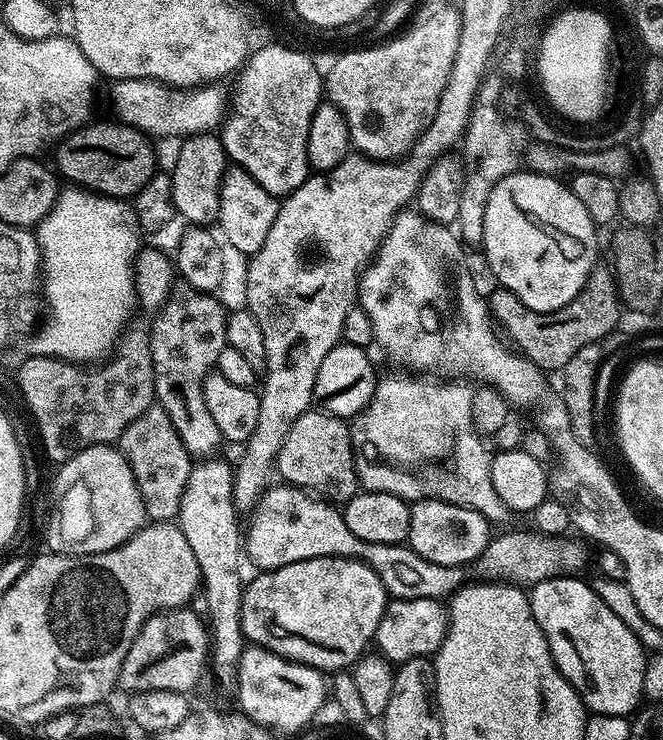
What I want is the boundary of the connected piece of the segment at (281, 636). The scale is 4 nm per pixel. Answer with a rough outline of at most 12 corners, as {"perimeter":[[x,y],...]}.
{"perimeter":[[361,560],[261,571],[249,645],[321,674],[351,669],[389,599]]}

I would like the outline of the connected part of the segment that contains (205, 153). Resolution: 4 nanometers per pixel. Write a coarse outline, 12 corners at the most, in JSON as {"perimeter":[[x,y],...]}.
{"perimeter":[[219,135],[183,137],[170,167],[174,206],[211,225],[226,167]]}

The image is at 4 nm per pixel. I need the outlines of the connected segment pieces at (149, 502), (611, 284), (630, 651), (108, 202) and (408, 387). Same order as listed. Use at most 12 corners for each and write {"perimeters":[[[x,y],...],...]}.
{"perimeters":[[[138,414],[118,441],[144,515],[172,522],[194,457],[170,414]],[[593,268],[576,297],[530,310],[499,286],[493,321],[545,373],[617,331],[616,273]],[[575,575],[532,613],[589,713],[642,704],[646,649]],[[68,186],[35,225],[33,356],[113,351],[138,304],[135,207]],[[381,379],[351,421],[365,491],[494,519],[458,382]]]}

